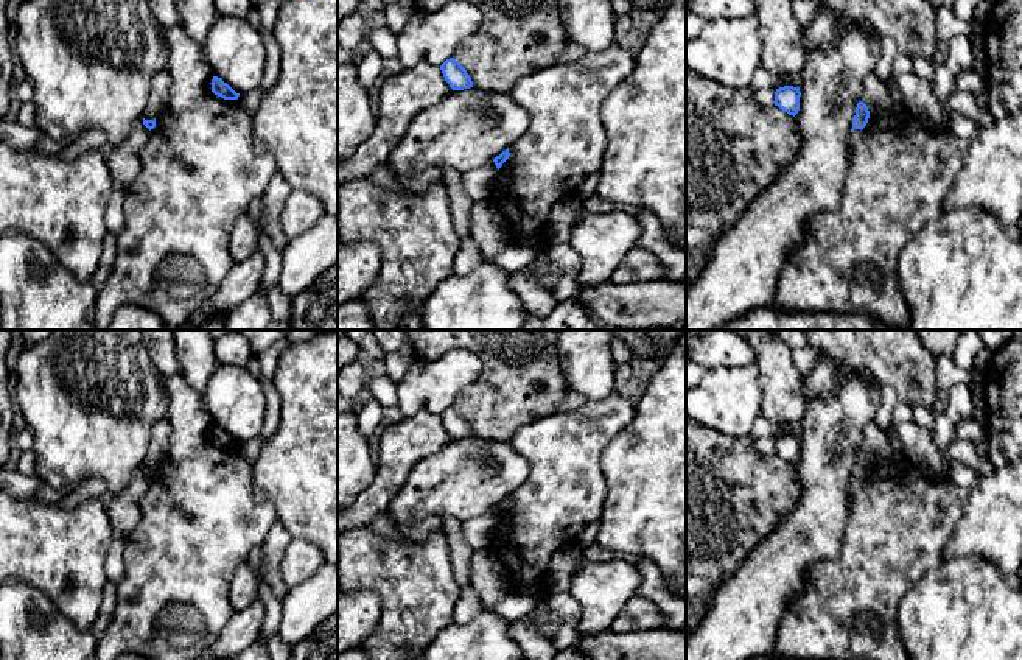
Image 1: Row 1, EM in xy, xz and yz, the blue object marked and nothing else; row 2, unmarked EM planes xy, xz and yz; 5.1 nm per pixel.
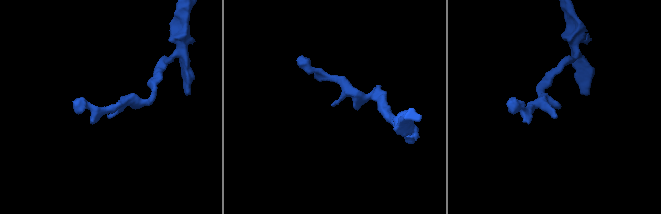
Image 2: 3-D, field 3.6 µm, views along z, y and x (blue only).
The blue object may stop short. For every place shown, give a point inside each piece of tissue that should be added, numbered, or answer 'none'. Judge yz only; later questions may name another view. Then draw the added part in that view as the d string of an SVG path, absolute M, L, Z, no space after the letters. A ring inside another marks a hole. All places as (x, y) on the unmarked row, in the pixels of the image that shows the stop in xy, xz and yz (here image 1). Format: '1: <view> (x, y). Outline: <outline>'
none

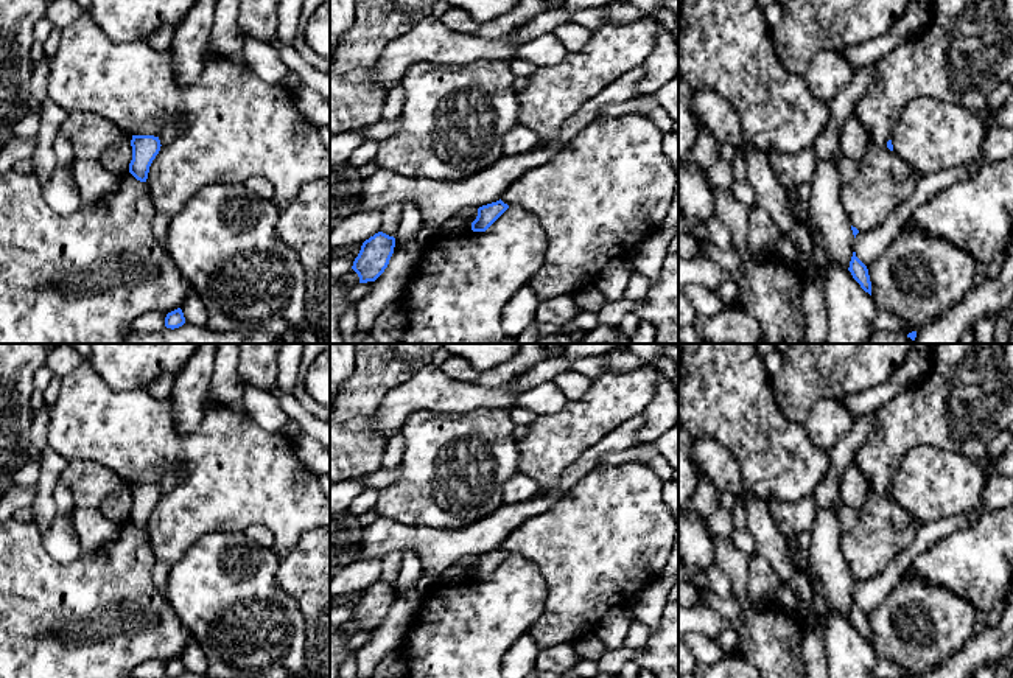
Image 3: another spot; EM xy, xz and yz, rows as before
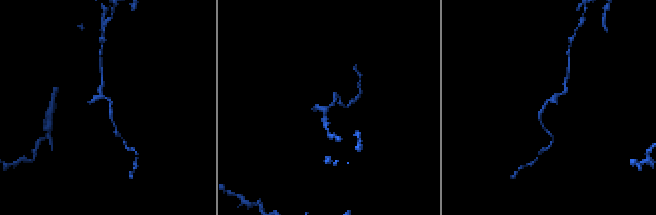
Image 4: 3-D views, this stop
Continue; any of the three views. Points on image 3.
none

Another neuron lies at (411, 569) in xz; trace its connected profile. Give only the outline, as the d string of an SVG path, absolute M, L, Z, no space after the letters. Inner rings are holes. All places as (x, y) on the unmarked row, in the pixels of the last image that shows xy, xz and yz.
M406 550L403 552L401 569L394 586L406 588L411 583L415 583L422 574L423 571L419 557L411 550Z

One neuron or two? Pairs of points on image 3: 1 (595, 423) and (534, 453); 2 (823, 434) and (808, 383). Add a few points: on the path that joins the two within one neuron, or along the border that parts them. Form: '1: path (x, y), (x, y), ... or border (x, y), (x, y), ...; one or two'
1: path (579, 425), (550, 447); one
2: border (841, 400), (820, 400), (803, 423); two

